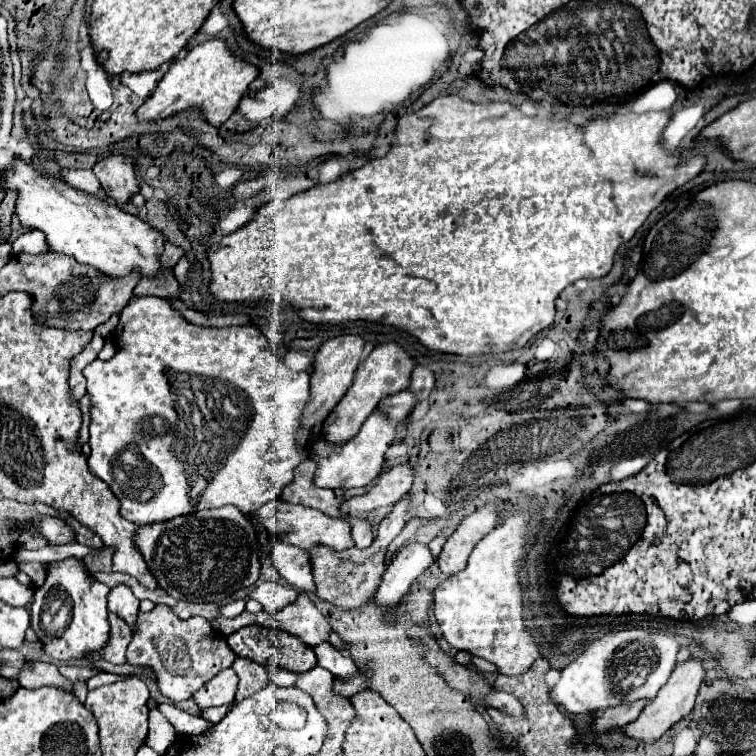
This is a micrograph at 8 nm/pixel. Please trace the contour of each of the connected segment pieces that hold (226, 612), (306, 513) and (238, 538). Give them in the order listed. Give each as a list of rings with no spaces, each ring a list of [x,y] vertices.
[[[243,600],[225,604],[225,606],[221,606],[221,616],[225,616],[225,618],[235,618],[235,616],[239,616],[239,614],[243,612],[243,608],[245,608],[245,602],[243,602]]]
[[[281,498],[271,500],[269,504],[265,504],[263,508],[255,510],[251,514],[257,522],[261,522],[277,540],[293,544],[301,550],[311,550],[317,544],[323,544],[327,548],[333,548],[337,552],[353,548],[353,538],[351,538],[351,526],[345,520],[337,520],[337,518],[329,518],[319,510],[313,508],[305,508],[305,506],[297,506],[297,504],[287,504]]]
[[[231,506],[139,526],[133,542],[159,588],[175,600],[223,604],[231,594],[255,584],[259,578],[261,564],[255,530],[247,522],[245,514]]]

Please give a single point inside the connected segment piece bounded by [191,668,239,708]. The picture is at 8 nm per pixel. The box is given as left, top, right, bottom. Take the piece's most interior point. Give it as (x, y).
(221, 690)

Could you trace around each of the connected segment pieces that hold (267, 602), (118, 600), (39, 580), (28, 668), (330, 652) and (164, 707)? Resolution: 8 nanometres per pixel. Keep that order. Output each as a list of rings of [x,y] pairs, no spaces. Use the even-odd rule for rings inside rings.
[[[267,582],[267,584],[259,584],[251,594],[249,598],[251,600],[257,600],[263,610],[273,618],[277,620],[277,614],[291,602],[295,602],[299,596],[299,592],[293,588],[293,586],[287,586],[287,584],[281,584],[281,582]]]
[[[115,586],[109,592],[109,610],[121,616],[129,628],[137,630],[137,612],[139,612],[139,600],[133,596],[133,592],[127,586]]]
[[[21,562],[19,564],[21,572],[25,572],[33,580],[33,588],[39,588],[45,582],[47,576],[47,566],[41,562]]]
[[[27,658],[21,672],[19,672],[19,678],[17,682],[25,688],[39,688],[39,686],[45,686],[45,684],[53,684],[53,686],[59,686],[63,690],[73,690],[69,680],[65,680],[59,672],[57,672],[57,666],[55,664],[49,664],[49,662],[41,662],[41,660],[31,660]]]
[[[319,644],[313,648],[315,656],[317,656],[317,664],[323,666],[325,670],[329,670],[333,676],[341,676],[341,678],[350,678],[357,674],[357,666],[349,656],[343,656],[339,650],[335,650],[331,644]],[[345,670],[349,674],[345,674]]]
[[[159,704],[161,714],[173,724],[173,728],[179,734],[205,734],[207,730],[211,730],[211,722],[199,718],[199,716],[191,716],[179,708],[173,708],[169,704]]]

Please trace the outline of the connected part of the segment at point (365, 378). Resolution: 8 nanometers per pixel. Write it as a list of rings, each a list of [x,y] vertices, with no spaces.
[[[387,342],[387,344],[375,346],[373,352],[369,354],[369,358],[359,364],[351,388],[345,392],[345,396],[339,400],[339,404],[333,408],[333,412],[323,422],[323,428],[321,428],[323,440],[333,446],[341,446],[347,440],[351,440],[359,432],[359,428],[363,426],[367,416],[377,408],[379,400],[407,388],[411,370],[413,370],[413,362],[399,344]]]

